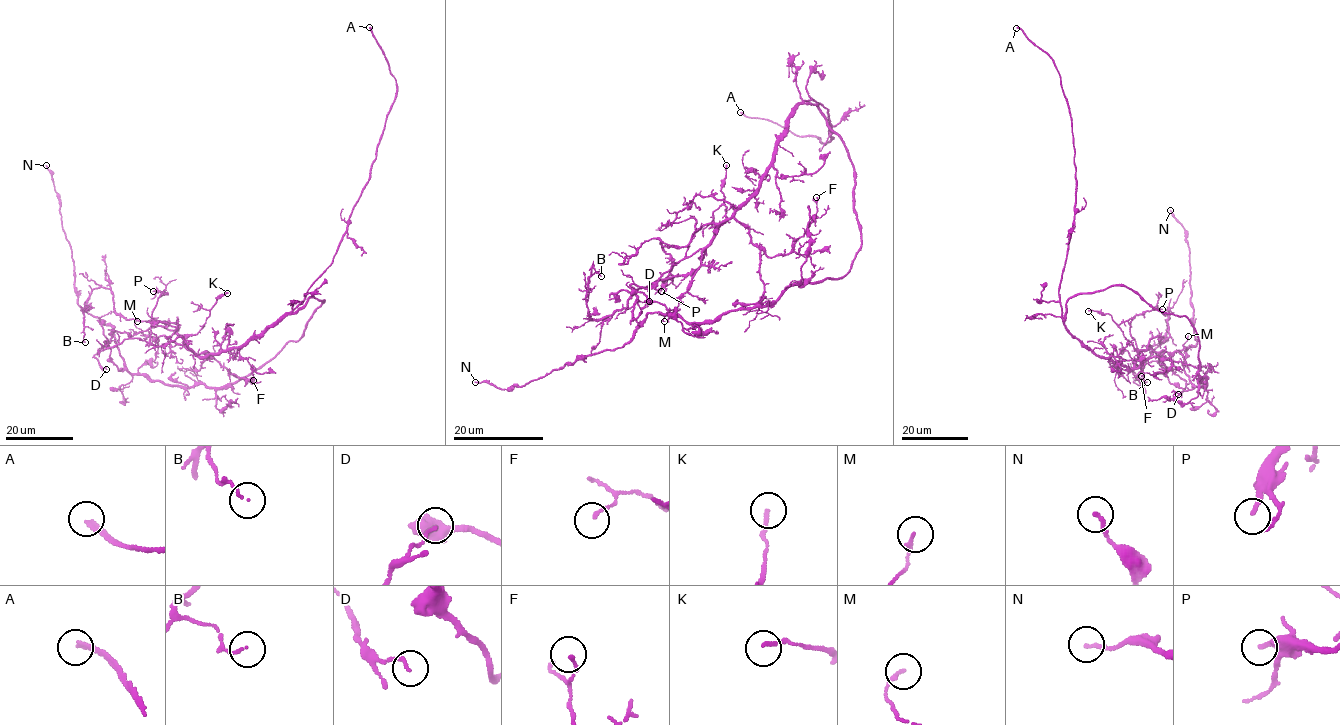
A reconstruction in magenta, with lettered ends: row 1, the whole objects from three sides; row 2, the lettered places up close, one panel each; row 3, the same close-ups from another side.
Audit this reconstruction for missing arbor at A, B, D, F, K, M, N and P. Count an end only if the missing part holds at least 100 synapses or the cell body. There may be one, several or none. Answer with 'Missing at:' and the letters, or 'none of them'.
Missing at: A

